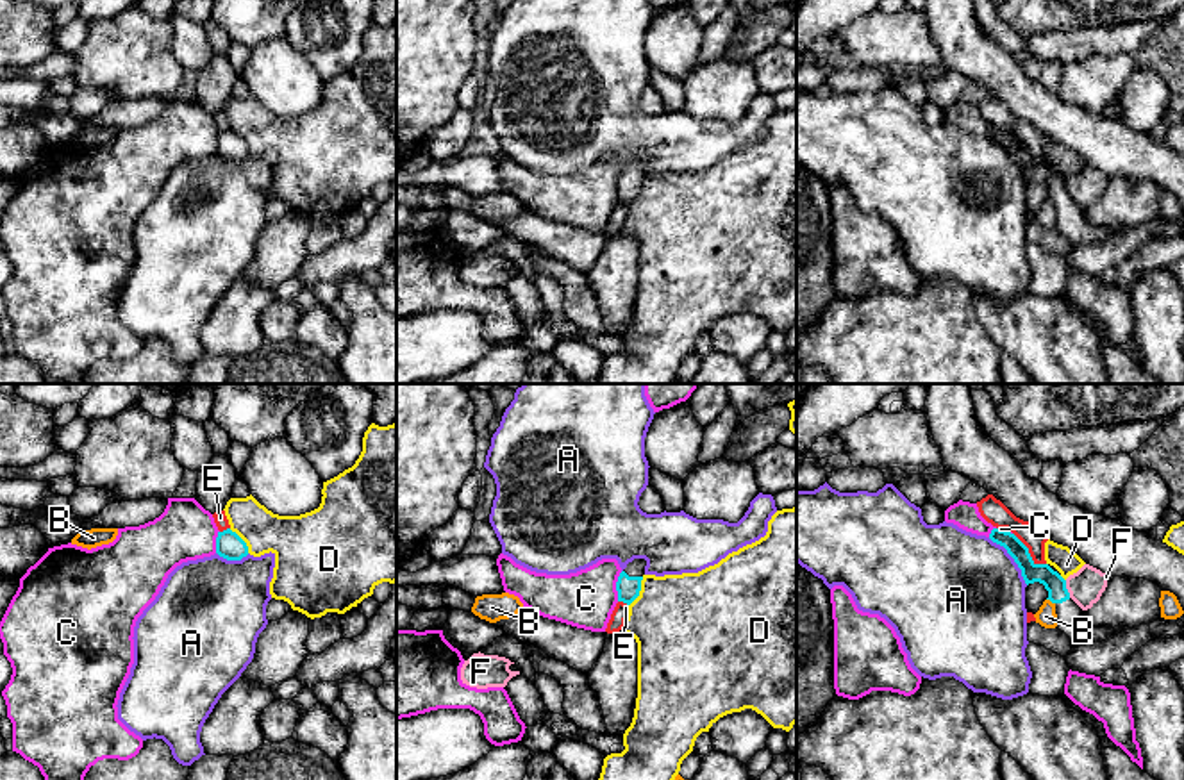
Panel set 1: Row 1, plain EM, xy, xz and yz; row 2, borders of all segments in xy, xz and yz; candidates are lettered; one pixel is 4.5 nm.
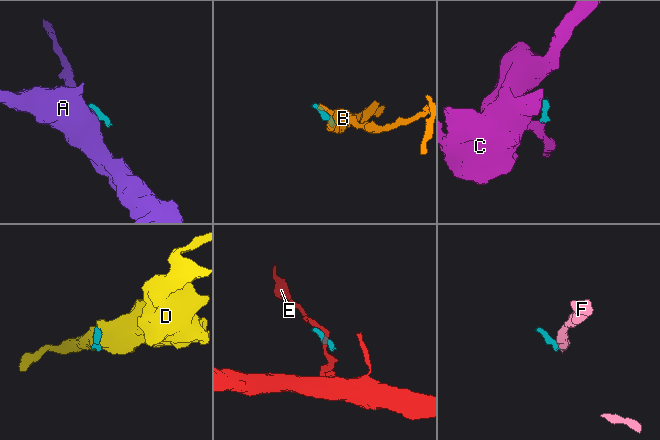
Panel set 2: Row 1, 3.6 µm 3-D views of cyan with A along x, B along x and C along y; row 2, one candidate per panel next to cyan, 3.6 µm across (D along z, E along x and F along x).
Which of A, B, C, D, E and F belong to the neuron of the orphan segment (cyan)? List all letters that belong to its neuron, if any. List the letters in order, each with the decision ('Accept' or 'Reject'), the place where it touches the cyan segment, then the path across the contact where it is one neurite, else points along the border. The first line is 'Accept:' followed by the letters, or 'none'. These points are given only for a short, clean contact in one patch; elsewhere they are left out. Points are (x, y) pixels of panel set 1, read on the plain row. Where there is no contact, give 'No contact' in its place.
Accept: none
A: Reject. Touches cyan at yz (1013, 157). Boundary: yz (988, 138), (1006, 150), (1027, 184)
B: Reject. Touches cyan at yz (1050, 200). Boundary: yz (1047, 199), (1054, 204)
C: Reject. Touches cyan at xz (617, 186). Boundary: xz (622, 172), (617, 182), (617, 200)
D: Reject. Touches cyan at xz (640, 190)
E: Reject. Touches cyan at yz (1027, 152). Boundary: yz (1013, 132), (1029, 156), (1036, 163), (1045, 165)
F: Reject. Touches cyan at yz (1067, 190). Boundary: yz (1065, 181), (1070, 197)

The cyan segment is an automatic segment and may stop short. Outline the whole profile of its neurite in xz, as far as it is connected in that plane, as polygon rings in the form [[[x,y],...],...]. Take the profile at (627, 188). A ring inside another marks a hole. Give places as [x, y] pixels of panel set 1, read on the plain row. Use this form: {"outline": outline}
{"outline": [[[634,159],[620,173],[616,182],[618,202],[630,205],[639,196],[645,166],[645,159]]]}

